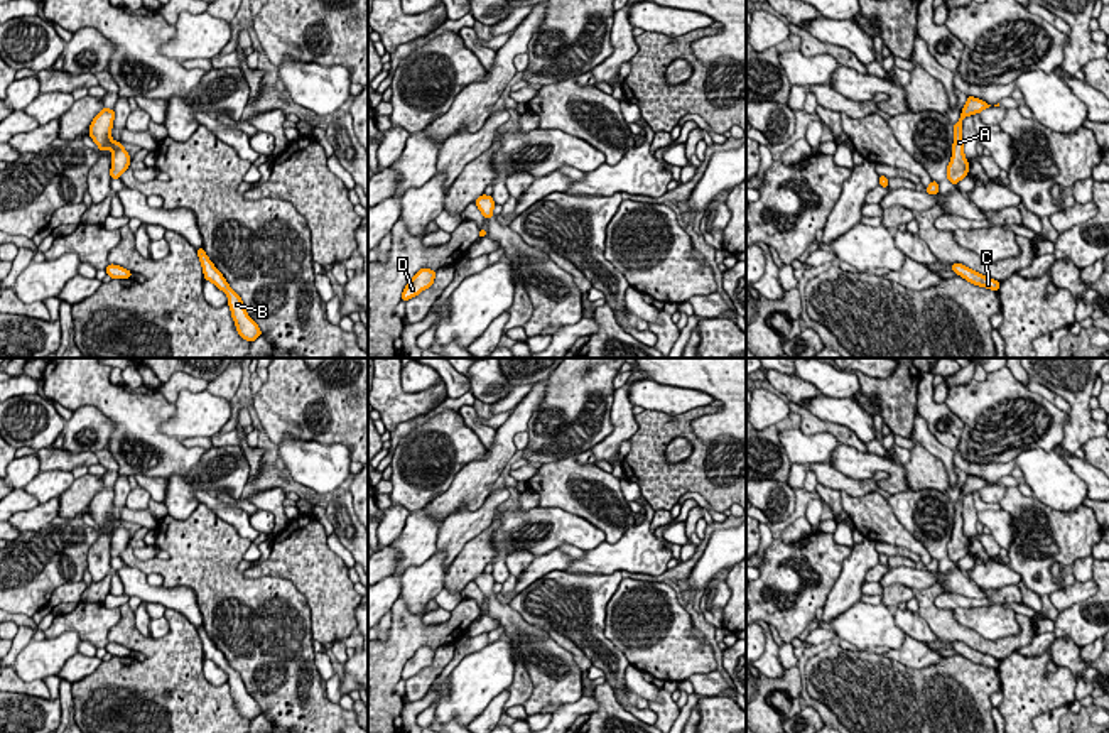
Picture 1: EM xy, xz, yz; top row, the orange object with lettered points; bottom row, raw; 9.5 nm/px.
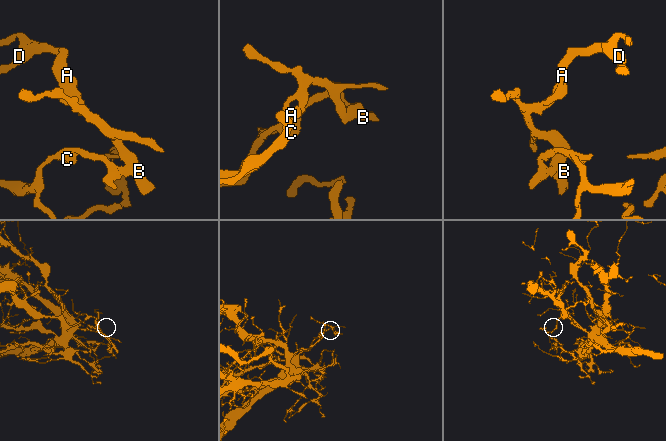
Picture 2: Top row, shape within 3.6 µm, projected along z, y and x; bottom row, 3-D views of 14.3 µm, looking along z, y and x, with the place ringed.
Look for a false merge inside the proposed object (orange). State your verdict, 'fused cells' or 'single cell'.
single cell

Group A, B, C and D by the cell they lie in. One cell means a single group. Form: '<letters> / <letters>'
A B C D

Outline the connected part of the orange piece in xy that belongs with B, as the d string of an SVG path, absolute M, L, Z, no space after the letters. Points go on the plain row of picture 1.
M201 625L196 630L203 643L204 659L213 660L219 669L223 669L228 674L228 684L238 713L246 719L255 719L258 714L262 714L262 709L258 703L245 689L241 676L228 664L226 657L209 638L204 627Z

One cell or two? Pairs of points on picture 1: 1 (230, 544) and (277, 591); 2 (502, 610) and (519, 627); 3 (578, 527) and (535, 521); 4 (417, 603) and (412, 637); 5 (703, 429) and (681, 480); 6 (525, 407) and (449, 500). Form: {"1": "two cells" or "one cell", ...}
{"1": "one cell", "2": "one cell", "3": "one cell", "4": "two cells", "5": "two cells", "6": "one cell"}

